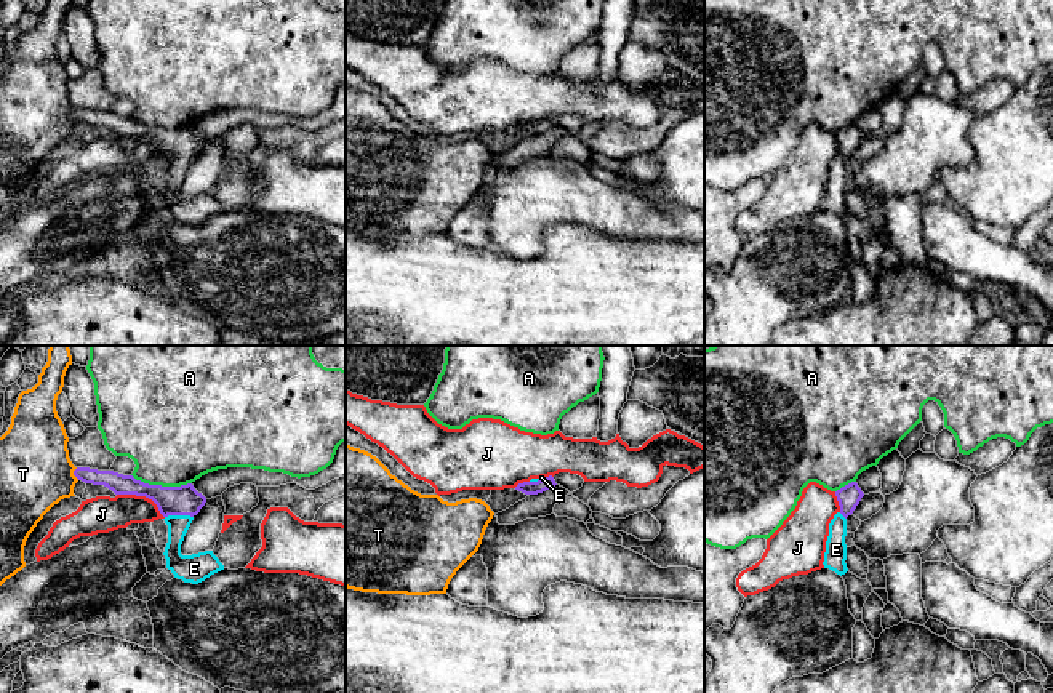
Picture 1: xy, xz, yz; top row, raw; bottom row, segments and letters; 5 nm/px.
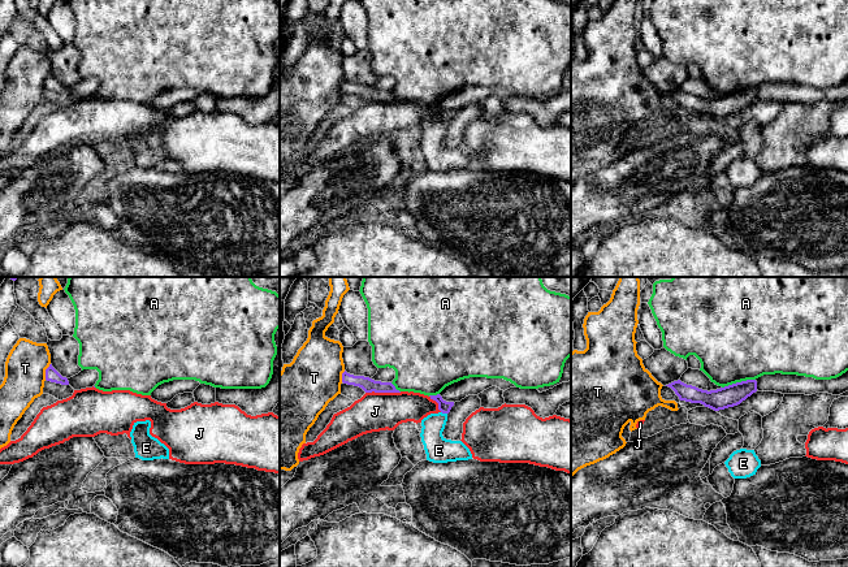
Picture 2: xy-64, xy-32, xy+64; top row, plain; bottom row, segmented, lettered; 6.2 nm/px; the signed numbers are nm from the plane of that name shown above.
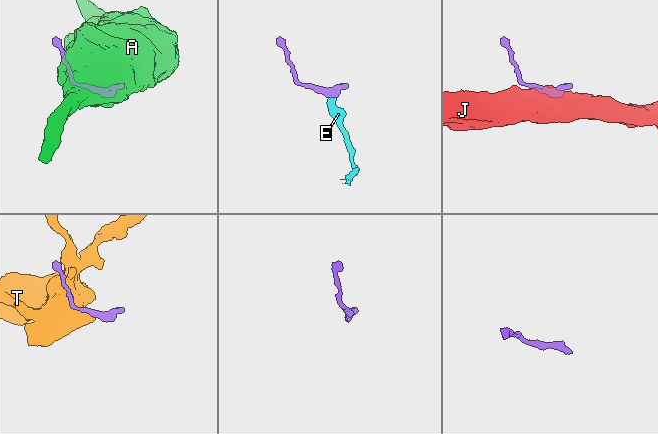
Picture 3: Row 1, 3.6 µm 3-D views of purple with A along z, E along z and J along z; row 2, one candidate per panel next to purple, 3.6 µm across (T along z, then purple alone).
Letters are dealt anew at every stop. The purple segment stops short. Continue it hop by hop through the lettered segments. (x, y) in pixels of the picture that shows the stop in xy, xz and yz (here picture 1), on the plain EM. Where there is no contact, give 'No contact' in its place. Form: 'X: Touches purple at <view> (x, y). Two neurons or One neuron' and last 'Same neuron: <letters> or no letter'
A: Touches purple at xy (160, 127). Two neurons
E: Touches purple at xy (178, 156). One neuron
J: Touches purple at xy (143, 136). Two neurons
T: Touches purple at xy (74, 116). Two neurons
Same neuron: E

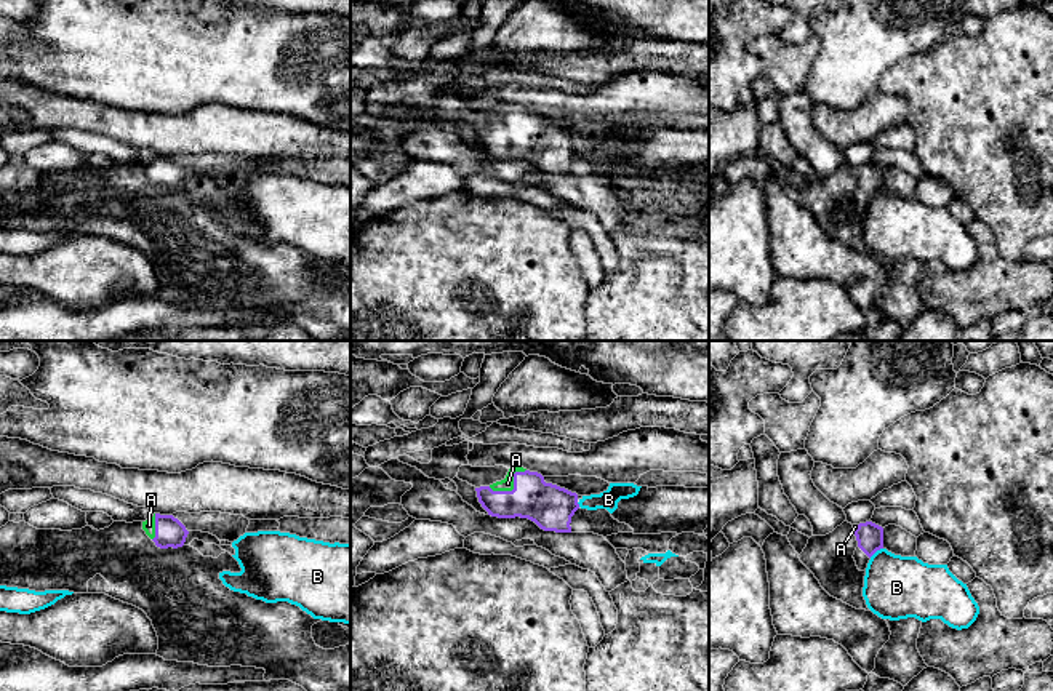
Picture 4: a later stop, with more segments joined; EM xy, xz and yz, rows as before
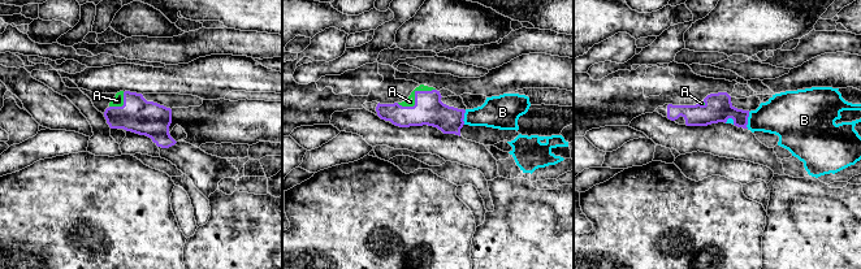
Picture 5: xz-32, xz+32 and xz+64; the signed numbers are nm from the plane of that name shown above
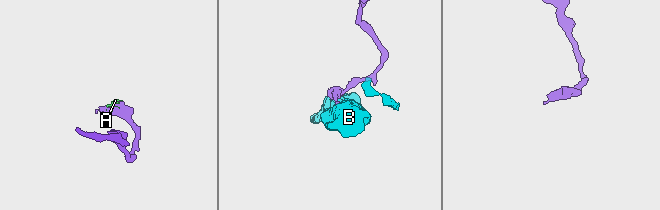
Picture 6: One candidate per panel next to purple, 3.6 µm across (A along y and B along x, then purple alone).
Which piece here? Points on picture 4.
A: Touches purple at xz (514, 130). One neuron
B: Touches purple at yz (876, 192). Two neurons
Same neuron: A

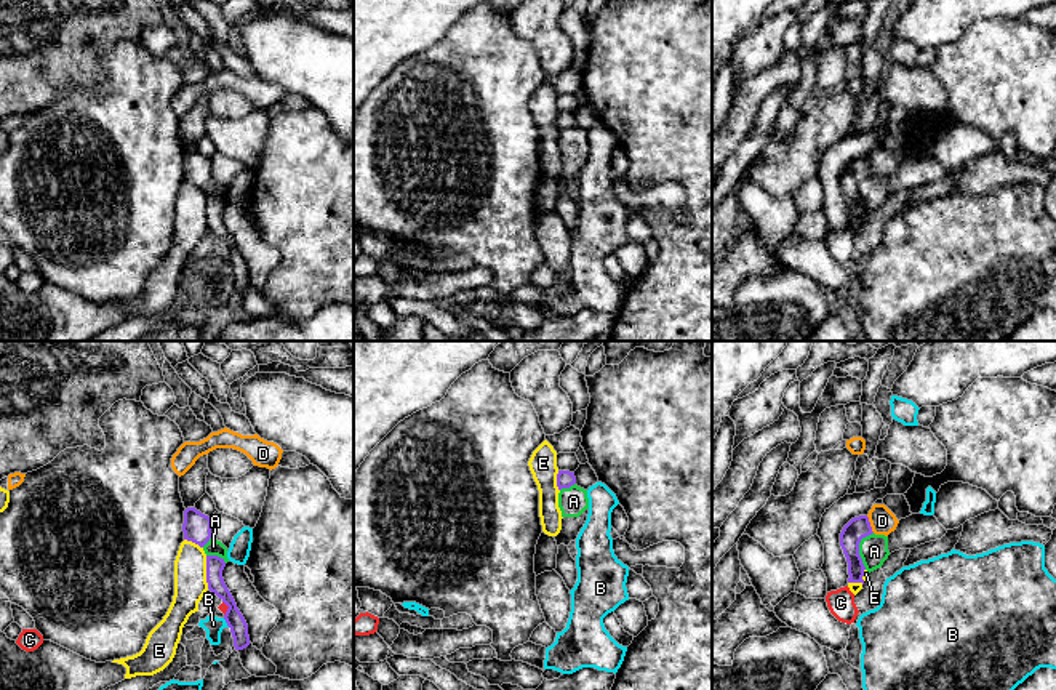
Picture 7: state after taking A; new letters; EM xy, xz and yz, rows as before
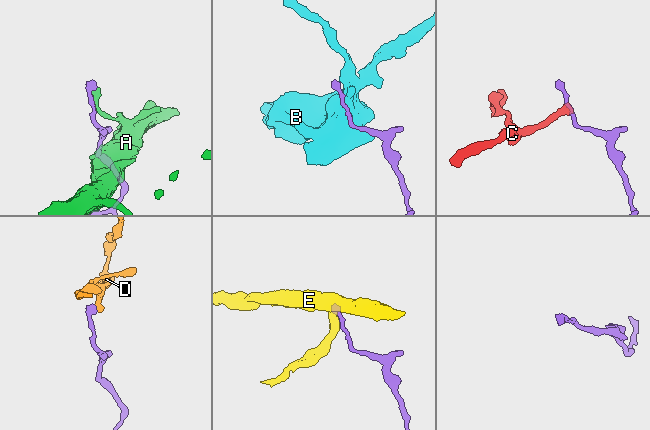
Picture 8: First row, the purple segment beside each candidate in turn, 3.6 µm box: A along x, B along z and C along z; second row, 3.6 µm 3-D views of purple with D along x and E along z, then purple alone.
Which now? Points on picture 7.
A: Touches purple at yz (858, 191). Two neurons
B: Touches purple at xy (226, 263). Two neurons
C: Touches purple at xy (228, 250). Two neurons
D: Touches purple at yz (869, 165). Two neurons
E: Touches purple at xy (207, 213). Two neurons
Same neuron: no letter

